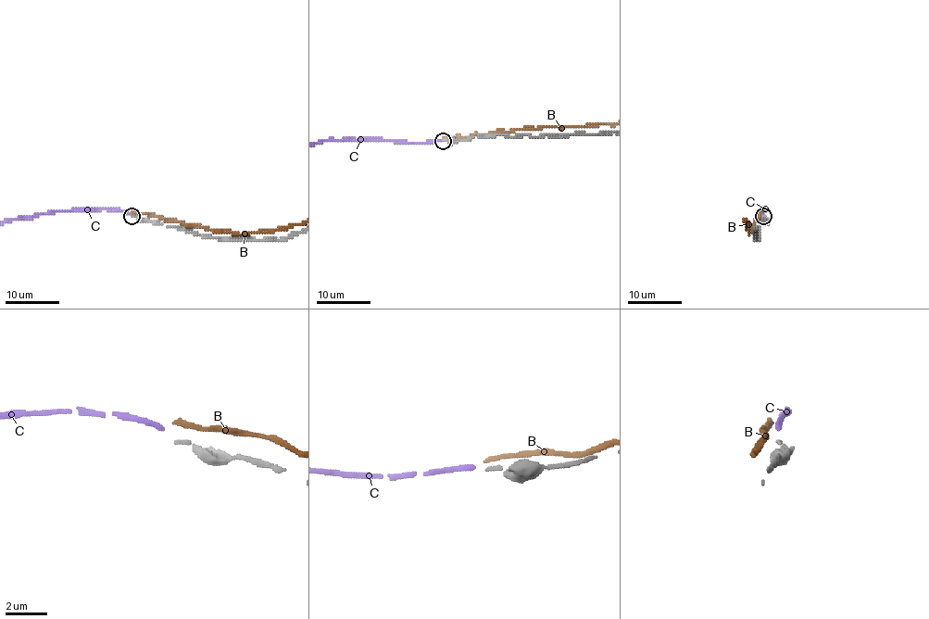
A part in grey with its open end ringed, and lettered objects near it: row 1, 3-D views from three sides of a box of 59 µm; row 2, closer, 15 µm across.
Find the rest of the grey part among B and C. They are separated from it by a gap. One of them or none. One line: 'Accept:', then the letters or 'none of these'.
Accept: C

